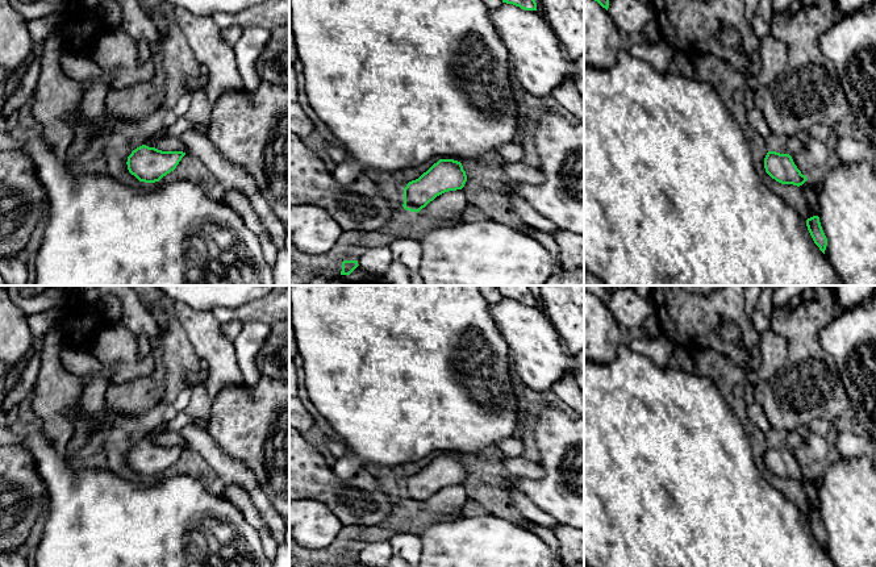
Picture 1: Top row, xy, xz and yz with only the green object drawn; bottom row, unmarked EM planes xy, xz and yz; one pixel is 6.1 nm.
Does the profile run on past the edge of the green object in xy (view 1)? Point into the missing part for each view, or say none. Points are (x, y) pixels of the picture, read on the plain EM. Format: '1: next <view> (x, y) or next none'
1: next none

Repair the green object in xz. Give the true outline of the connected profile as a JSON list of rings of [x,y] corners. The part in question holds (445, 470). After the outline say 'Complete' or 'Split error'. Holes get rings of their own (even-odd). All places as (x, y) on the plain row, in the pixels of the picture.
[[[439,454],[418,474],[412,475],[404,483],[404,504],[420,506],[437,491],[462,484],[467,476],[466,466],[460,456]]]. Complete

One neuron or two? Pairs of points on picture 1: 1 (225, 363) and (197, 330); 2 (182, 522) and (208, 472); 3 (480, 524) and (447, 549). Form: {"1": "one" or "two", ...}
{"1": "one", "2": "two", "3": "one"}

